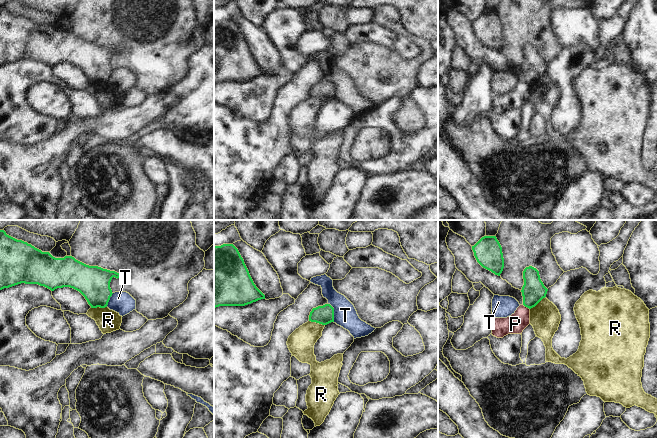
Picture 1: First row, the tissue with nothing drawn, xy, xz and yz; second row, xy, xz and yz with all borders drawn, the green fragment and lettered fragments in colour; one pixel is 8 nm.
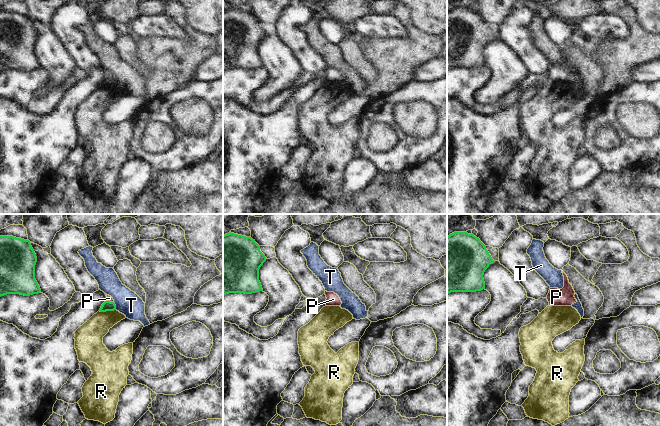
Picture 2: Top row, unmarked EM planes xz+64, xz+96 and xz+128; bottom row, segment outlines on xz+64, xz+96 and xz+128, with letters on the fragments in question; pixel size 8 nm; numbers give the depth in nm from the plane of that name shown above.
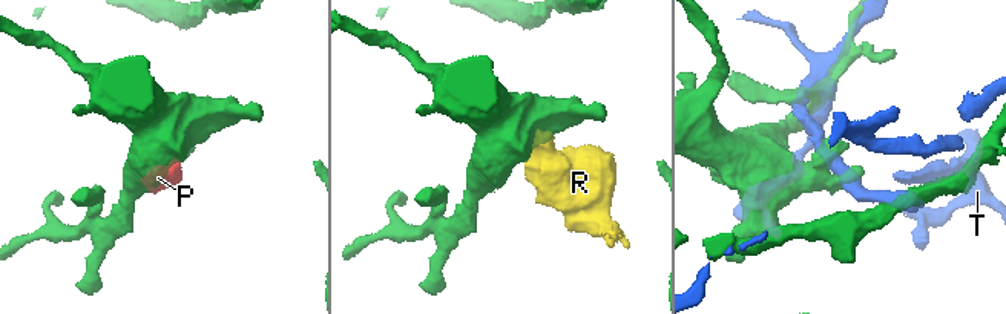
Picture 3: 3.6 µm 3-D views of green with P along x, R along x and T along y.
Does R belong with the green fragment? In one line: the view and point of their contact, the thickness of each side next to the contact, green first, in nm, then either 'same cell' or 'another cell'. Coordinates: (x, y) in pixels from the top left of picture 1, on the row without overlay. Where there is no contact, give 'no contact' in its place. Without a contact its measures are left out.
xy (98, 82) | 260/180 nm | another cell

